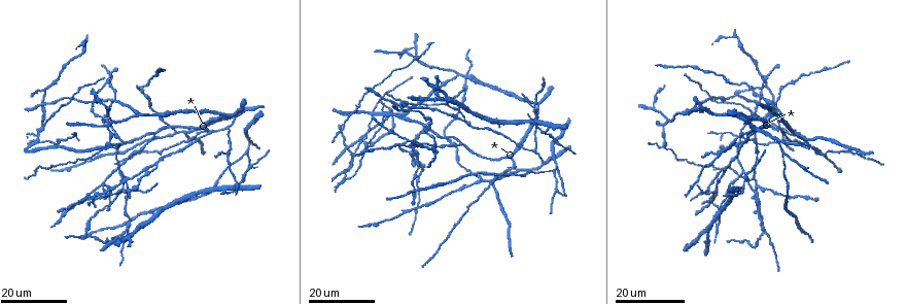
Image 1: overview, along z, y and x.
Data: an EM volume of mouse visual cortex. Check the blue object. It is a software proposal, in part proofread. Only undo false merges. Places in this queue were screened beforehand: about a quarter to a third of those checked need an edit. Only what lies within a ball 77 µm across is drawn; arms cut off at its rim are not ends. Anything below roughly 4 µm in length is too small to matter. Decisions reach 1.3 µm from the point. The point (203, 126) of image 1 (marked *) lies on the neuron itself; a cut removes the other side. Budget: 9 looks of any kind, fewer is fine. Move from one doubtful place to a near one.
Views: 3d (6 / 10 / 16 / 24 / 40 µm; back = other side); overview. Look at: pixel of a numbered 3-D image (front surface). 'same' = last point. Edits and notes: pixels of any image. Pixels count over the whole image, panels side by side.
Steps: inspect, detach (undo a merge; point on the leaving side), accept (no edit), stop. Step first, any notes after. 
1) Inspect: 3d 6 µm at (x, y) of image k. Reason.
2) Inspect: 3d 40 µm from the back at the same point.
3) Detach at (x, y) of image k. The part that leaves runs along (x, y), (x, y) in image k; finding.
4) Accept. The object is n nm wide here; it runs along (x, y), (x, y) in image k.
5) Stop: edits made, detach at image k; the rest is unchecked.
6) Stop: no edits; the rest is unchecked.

Inspect: 3d 24 µm at (229, 155) of image 1. Three arms meet.

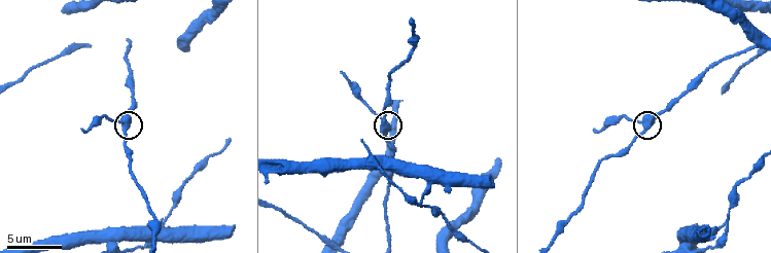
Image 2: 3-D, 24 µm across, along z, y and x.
Inspect: 3d 10 µm at (126, 128) of image 2.

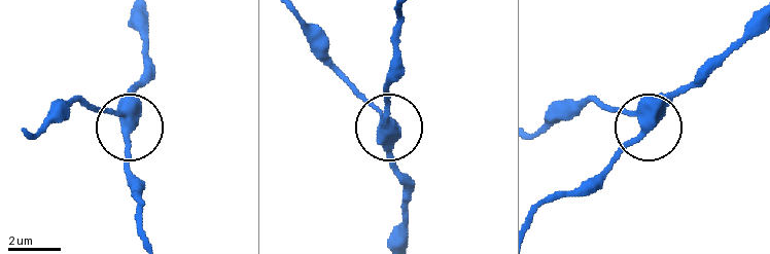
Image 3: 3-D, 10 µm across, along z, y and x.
Accept. The side arm is 7 µm long; 3 arms meet here; one neuron here.

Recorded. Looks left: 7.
Inspect: 3d 24 µm at (665, 147) of image 1. Branch point.

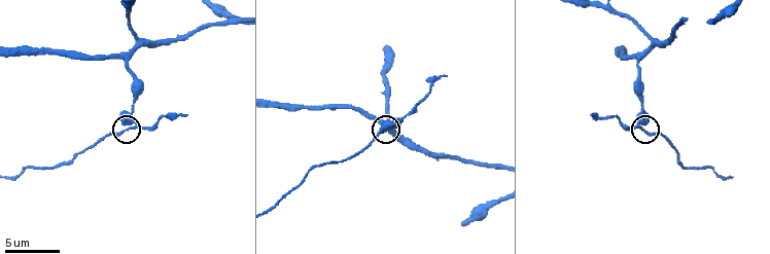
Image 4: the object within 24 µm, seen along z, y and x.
Inspect: 3d 10 µm at (129, 126) of image 4.

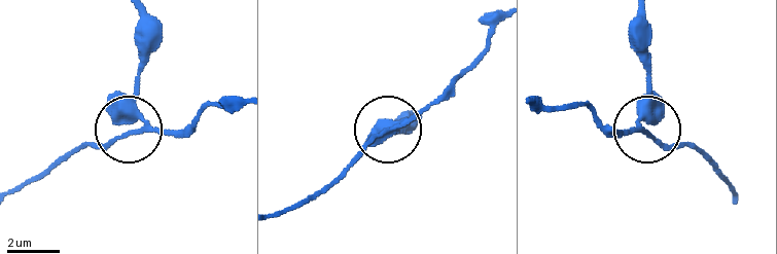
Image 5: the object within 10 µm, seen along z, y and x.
Detach at (112, 140) of image 5. The side arm is 7 µm long; the part that leaves runs along (143, 120), (110, 141), (77, 147), (18, 185) in image 5; two neurons meet here.

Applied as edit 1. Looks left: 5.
Inspect: 3d 6 µm at (636, 61) of image 4. Three arms meet.

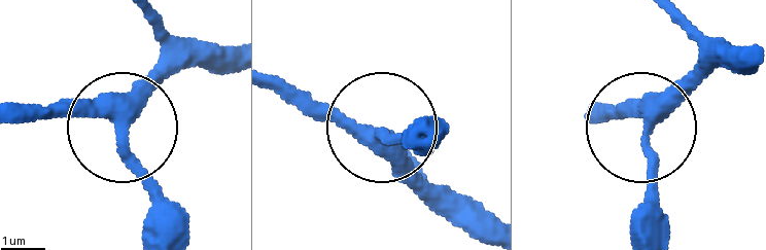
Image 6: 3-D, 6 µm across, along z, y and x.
Accept. The side arm is 7 µm long; 3 arms meet here; all the same neuron.

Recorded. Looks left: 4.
Inspect: 3d 24 µm at (39, 127) of image 1. Four or more arms meet.

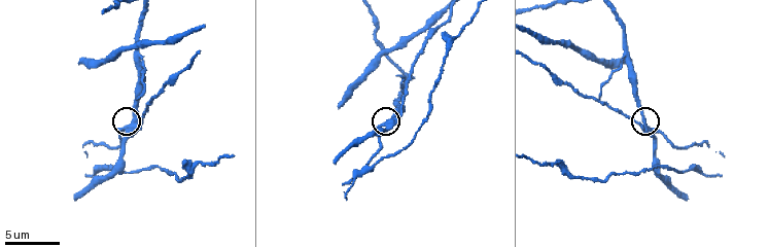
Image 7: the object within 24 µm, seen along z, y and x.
Inspect: 3d 10 µm at (135, 120) of image 7.

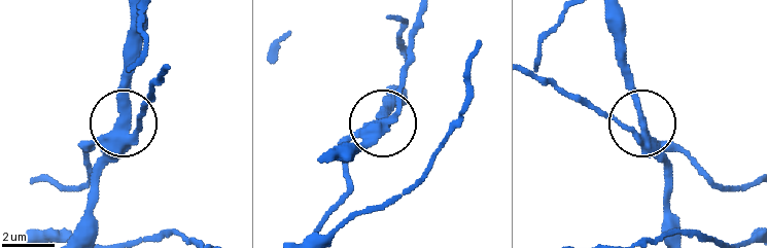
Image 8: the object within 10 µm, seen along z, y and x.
Accept. It runs along (530, 71), (641, 131), (668, 170) in image 8; continuous, no second neuron.

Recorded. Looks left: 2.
Stop: edits made, detach at image 5; the rest is unchecked.

